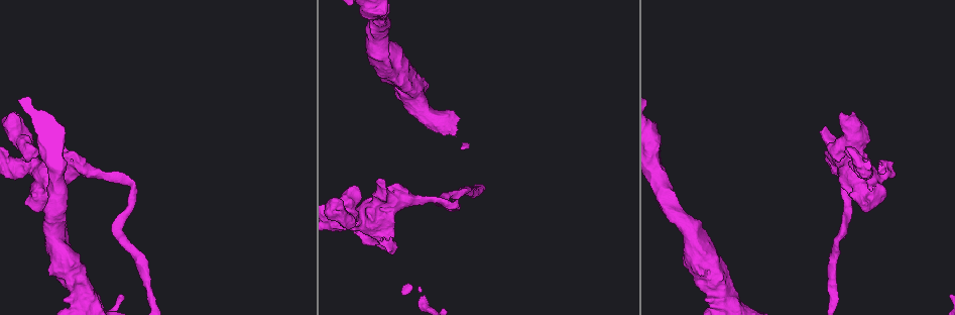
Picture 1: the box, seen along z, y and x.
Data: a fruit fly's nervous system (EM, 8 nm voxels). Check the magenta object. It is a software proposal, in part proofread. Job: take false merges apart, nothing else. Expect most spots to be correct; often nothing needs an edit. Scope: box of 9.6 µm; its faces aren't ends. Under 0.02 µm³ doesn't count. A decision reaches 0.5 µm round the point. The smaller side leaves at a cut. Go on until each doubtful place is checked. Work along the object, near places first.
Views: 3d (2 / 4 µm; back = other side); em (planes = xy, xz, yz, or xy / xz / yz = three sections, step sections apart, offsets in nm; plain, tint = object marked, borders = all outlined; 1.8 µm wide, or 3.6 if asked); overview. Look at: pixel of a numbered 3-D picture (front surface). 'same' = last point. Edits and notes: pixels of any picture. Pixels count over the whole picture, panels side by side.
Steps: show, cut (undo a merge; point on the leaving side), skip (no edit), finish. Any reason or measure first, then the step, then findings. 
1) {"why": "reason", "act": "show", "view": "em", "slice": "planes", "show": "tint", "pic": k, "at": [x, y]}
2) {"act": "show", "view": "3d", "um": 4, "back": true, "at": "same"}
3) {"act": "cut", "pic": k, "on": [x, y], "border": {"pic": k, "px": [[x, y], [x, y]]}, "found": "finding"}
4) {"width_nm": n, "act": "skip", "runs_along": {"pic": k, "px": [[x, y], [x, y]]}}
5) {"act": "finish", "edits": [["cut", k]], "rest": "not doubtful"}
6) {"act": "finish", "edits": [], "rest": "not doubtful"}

{"why": "thick turns thin", "act": "show", "view": "3d", "um": 4, "pic": 1, "at": [865, 184]}

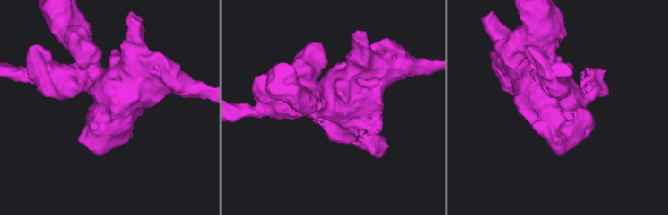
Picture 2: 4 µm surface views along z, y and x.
{"act": "show", "view": "em", "um": 3.6, "slice": "xy", "step": 8, "show": "tint", "pic": 2, "at": [557, 109]}

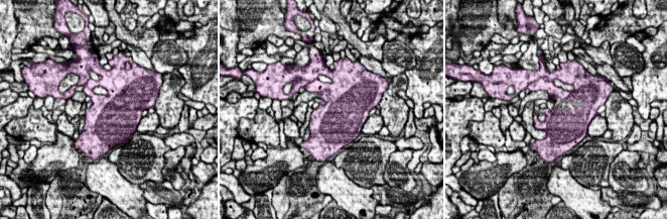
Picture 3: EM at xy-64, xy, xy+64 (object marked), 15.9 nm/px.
{"why": "another direction", "act": "show", "view": "em", "um": 3.6, "slice": "yz", "step": 4, "show": "tint", "at": "same"}

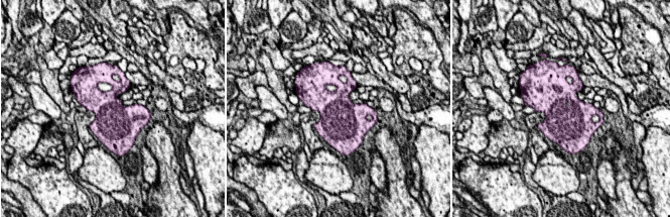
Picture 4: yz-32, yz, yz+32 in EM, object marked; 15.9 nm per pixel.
{"width_nm": 550, "act": "skip", "found": "one neuron here"}

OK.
{"why": "sudden change in width", "act": "show", "view": "3d", "um": 2, "pic": 1, "at": [402, 199]}

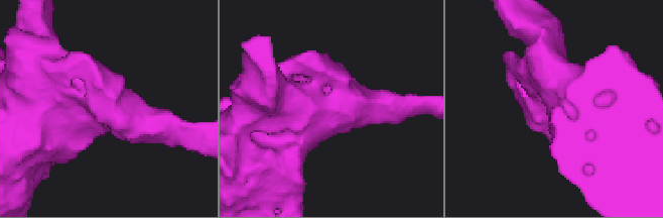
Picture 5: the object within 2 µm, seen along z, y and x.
{"why": "shape alone is not enough", "act": "show", "view": "em", "slice": "planes", "show": "tint", "pic": 5, "at": [334, 107]}

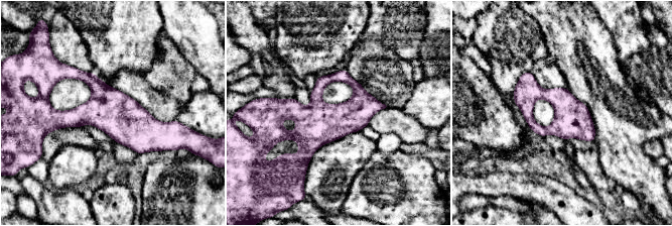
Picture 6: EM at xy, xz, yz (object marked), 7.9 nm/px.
{"width_nm": 300, "act": "skip", "runs_along": {"pic": 6, "px": [[52, 118], [172, 124]]}, "found": "one neuron here"}

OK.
{"why": "branch point", "act": "show", "view": "3d", "um": 4, "pic": 1, "at": [348, 215]}

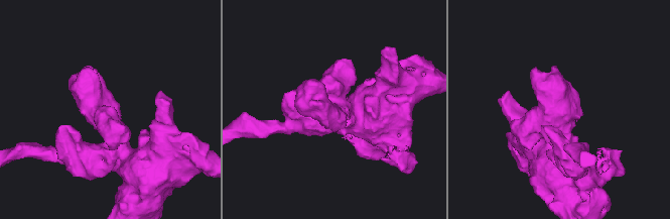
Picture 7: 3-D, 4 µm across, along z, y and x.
{"arms": 3, "arm_widths_nm": [300, 340, 600], "why": "shape alone is not enough", "act": "show", "view": "em", "slice": "planes", "show": "tint", "pic": 7, "at": [557, 124]}

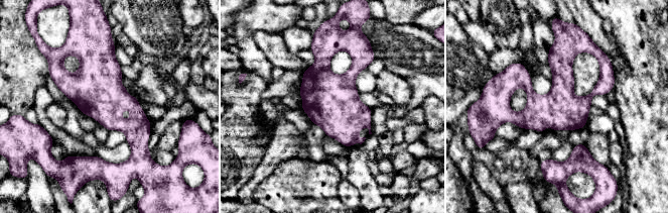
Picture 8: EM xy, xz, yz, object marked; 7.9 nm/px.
{"act": "skip", "found": "continuous, no second neuron"}

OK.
{"why": "abrupt turn", "act": "show", "view": "em", "slice": "xz", "step": 16, "show": "tint", "pic": 1, "at": [849, 121]}

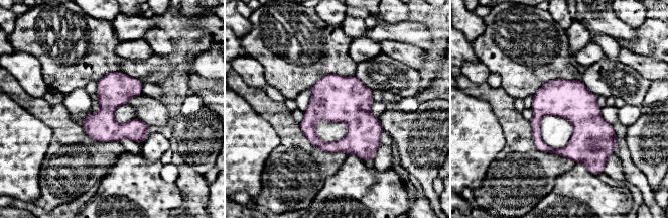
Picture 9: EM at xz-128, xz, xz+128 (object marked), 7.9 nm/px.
{"act": "skip", "found": "one neuron here"}

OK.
{"act": "finish", "edits": [], "rest": "not doubtful"}

